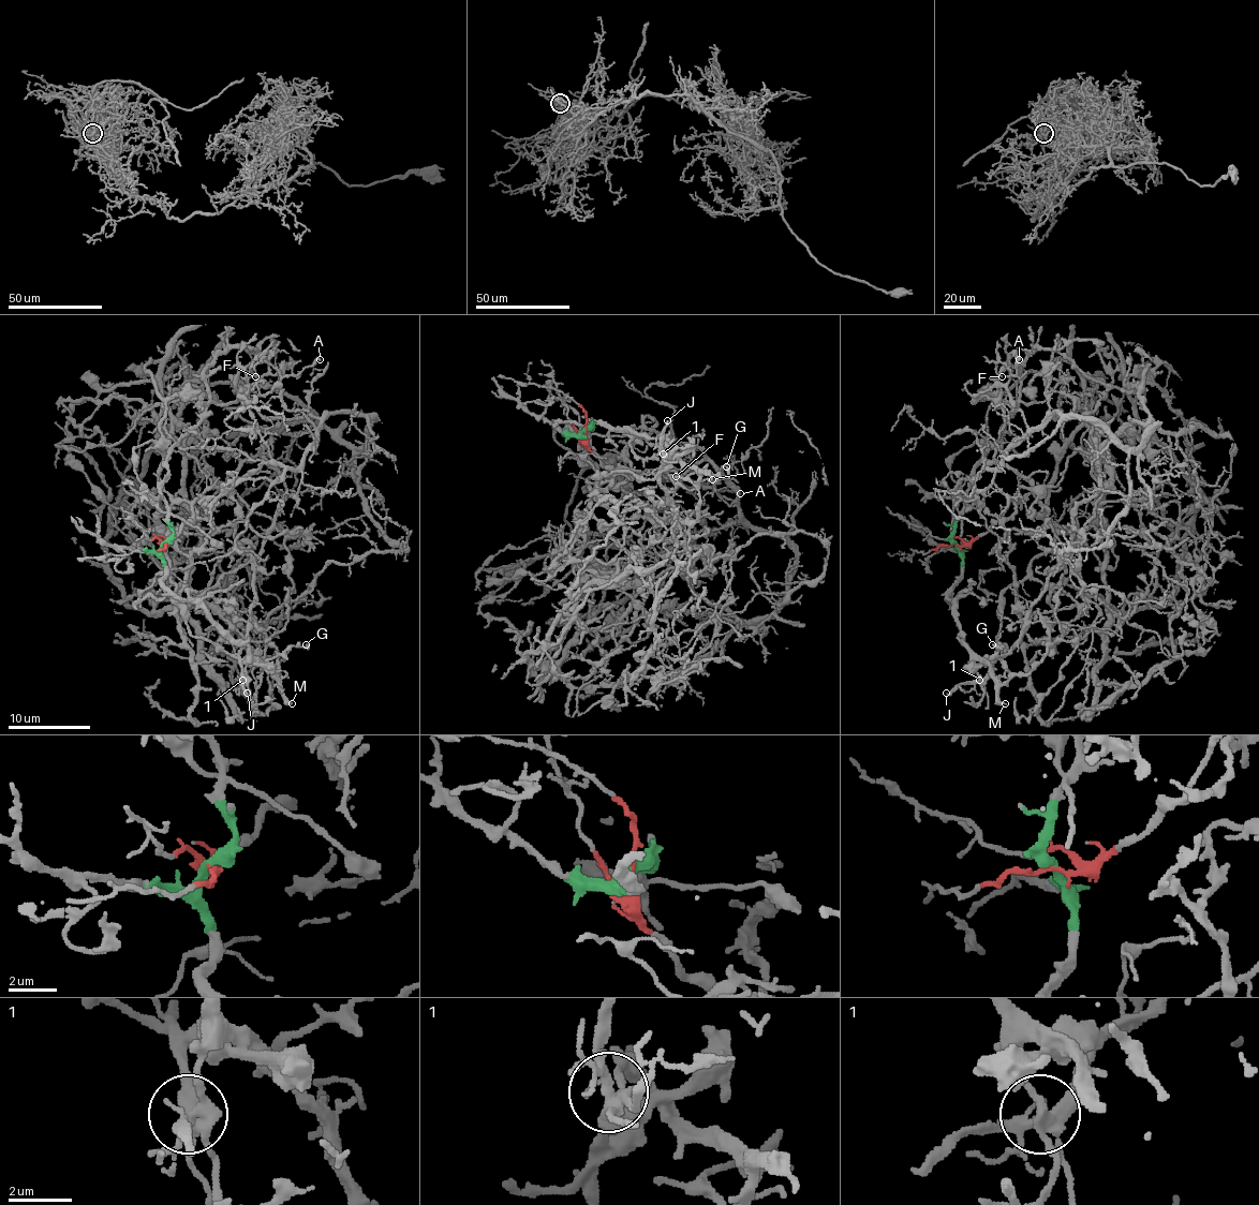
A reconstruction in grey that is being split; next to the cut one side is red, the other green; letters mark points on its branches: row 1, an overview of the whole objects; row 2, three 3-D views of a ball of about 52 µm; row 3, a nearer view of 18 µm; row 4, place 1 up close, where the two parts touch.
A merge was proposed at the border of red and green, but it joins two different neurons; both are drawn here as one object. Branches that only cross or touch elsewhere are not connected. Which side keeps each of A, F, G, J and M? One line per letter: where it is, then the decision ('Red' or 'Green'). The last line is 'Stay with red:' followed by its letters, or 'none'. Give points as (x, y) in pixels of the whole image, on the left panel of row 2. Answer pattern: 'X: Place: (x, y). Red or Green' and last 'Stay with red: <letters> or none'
A: Place: (320, 359). Red
F: Place: (255, 376). Red
G: Place: (306, 644). Green
J: Place: (247, 693). Red
M: Place: (292, 703). Green
Stay with red: A, F, J

